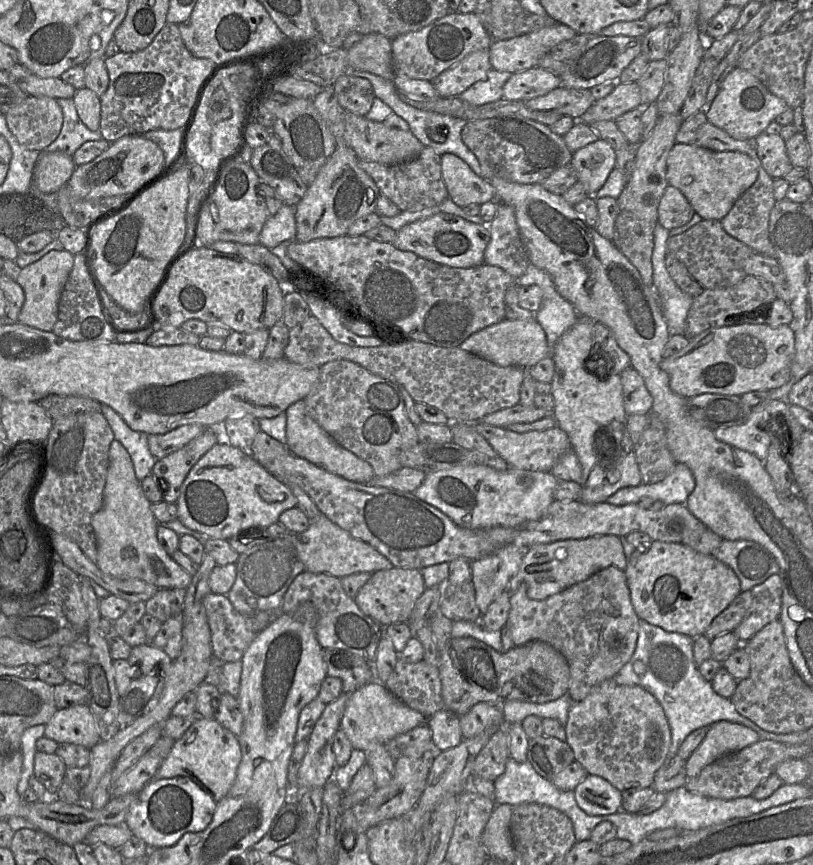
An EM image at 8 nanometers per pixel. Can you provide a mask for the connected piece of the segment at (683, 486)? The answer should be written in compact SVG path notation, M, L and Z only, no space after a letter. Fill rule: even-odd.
M677 463L674 470L662 481L619 489L607 502L614 505L638 504L642 498L651 497L665 504L685 504L694 488L692 471L685 464Z

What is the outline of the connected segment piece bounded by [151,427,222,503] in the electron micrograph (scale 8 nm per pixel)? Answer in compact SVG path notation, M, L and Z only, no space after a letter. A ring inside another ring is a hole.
M207 427L181 449L157 460L151 474L159 479L164 491L163 501L177 501L181 486L191 468L219 441L222 441L219 427Z

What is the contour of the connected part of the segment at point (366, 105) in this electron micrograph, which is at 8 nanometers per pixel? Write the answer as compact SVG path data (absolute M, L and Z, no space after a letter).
M342 75L332 85L339 105L347 112L365 116L375 99L369 80L353 75Z

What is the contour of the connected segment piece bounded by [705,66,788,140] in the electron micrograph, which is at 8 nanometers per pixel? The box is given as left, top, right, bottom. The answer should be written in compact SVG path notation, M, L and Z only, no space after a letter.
M736 66L724 79L716 97L705 112L708 121L736 140L756 138L786 108L787 103L772 94L749 71Z

